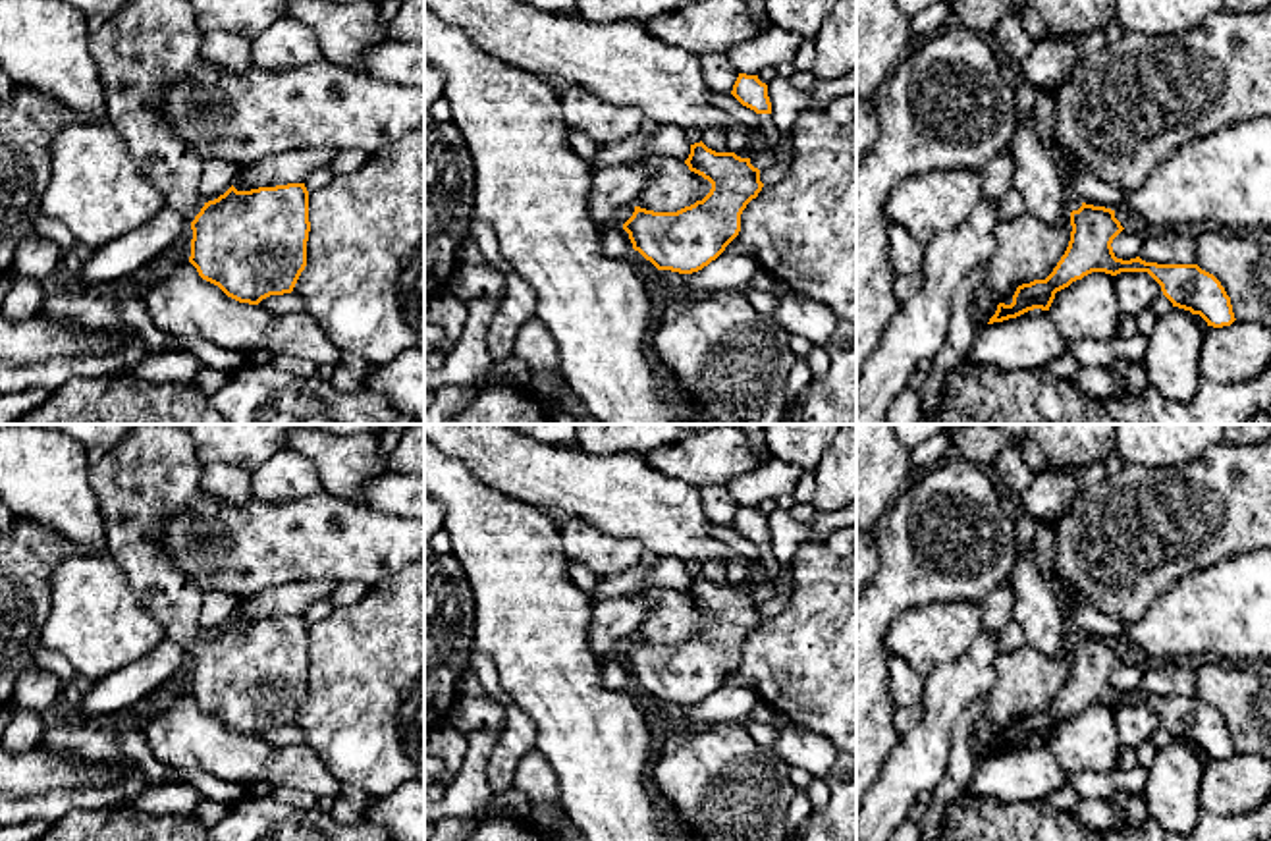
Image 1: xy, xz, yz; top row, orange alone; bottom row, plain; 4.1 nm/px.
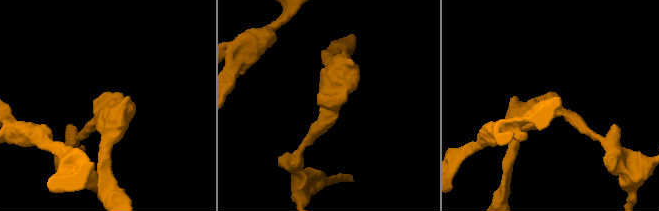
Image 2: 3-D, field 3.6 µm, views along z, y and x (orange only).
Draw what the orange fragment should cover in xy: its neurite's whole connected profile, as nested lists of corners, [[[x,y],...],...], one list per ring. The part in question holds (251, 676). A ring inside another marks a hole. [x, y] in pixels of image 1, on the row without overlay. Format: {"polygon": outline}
{"polygon": [[[135,424],[104,457],[89,465],[87,478],[106,521],[106,554],[123,569],[133,594],[164,627],[166,638],[177,642],[193,662],[189,694],[203,712],[218,718],[228,729],[258,737],[270,727],[291,725],[307,698],[309,623],[305,615],[251,623],[237,623],[231,617],[214,633],[201,631],[199,613],[204,592],[154,546],[154,530],[201,494],[201,473],[203,465],[197,459],[191,432],[179,424]]]}

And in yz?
{"polygon": [[[1067,615],[1070,635],[1070,673],[1045,712],[1034,712],[1016,719],[1013,735],[999,735],[987,756],[1016,750],[1028,743],[1049,743],[1055,725],[1092,704],[1117,708],[1121,704],[1148,704],[1173,739],[1200,746],[1207,758],[1230,758],[1236,750],[1230,729],[1221,714],[1198,696],[1157,696],[1140,689],[1122,692],[1113,685],[1113,671],[1124,662],[1115,642],[1080,633]]]}

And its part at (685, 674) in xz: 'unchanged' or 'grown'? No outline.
grown

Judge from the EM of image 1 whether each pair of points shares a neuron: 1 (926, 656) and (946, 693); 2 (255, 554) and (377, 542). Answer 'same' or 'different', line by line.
1: different
2: same

